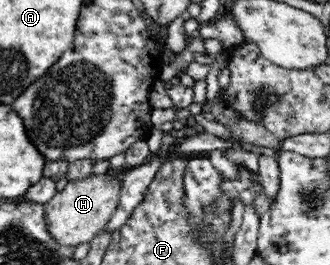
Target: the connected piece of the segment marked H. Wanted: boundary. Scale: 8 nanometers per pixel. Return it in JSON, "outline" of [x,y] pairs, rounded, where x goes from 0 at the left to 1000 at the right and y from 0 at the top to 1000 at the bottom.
{"outline":[[[345,649],[315,660],[267,660],[242,683],[209,683],[188,721],[133,770],[139,860],[176,925],[230,936],[242,917],[270,913],[321,842],[358,781],[367,725],[364,683],[342,675]]]}

